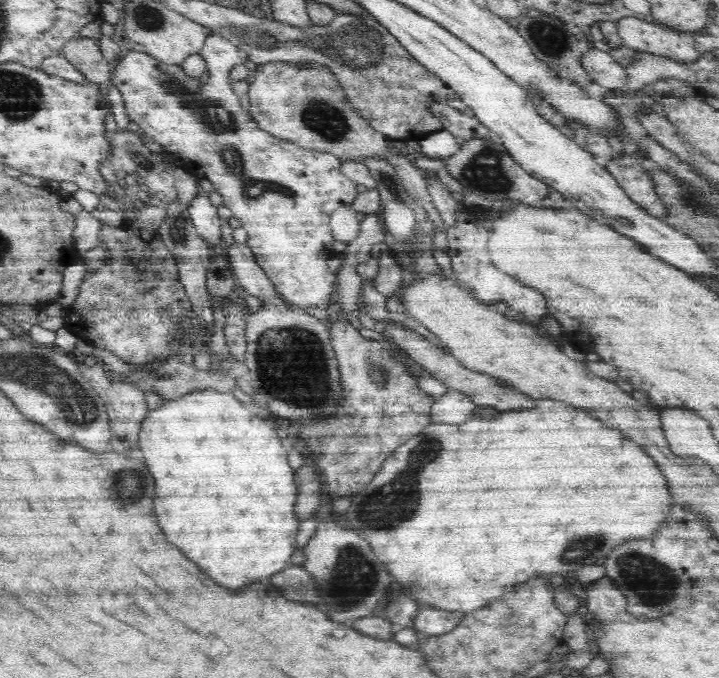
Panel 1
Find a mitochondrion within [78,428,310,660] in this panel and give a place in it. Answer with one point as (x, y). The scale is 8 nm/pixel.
(132, 475)

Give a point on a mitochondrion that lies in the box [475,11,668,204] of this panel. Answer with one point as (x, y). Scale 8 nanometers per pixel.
(546, 34)

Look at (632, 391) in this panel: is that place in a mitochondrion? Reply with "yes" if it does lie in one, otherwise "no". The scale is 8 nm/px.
no

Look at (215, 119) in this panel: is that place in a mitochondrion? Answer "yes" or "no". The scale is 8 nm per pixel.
yes

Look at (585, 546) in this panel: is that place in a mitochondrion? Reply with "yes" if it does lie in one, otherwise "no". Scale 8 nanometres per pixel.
yes

